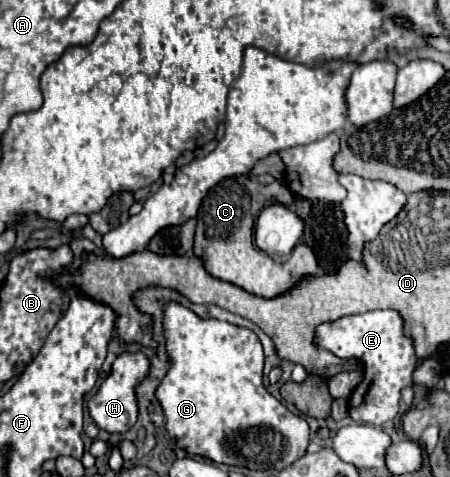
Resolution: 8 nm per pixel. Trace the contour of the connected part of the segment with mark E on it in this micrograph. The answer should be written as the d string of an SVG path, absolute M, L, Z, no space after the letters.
M373 310L325 322L317 328L315 344L327 348L335 356L357 356L363 362L363 382L349 400L349 416L355 422L383 426L399 414L401 390L405 386L413 386L411 376L417 366L417 358L413 342L403 334L403 320L395 310Z

